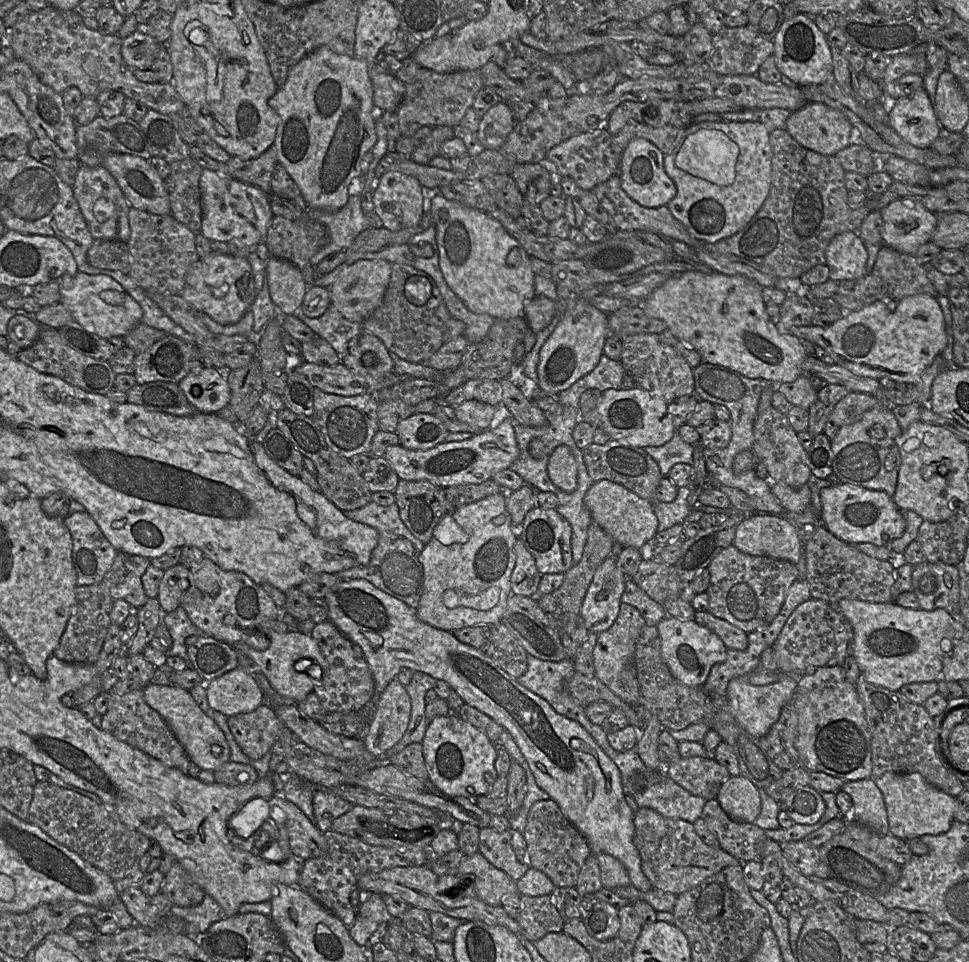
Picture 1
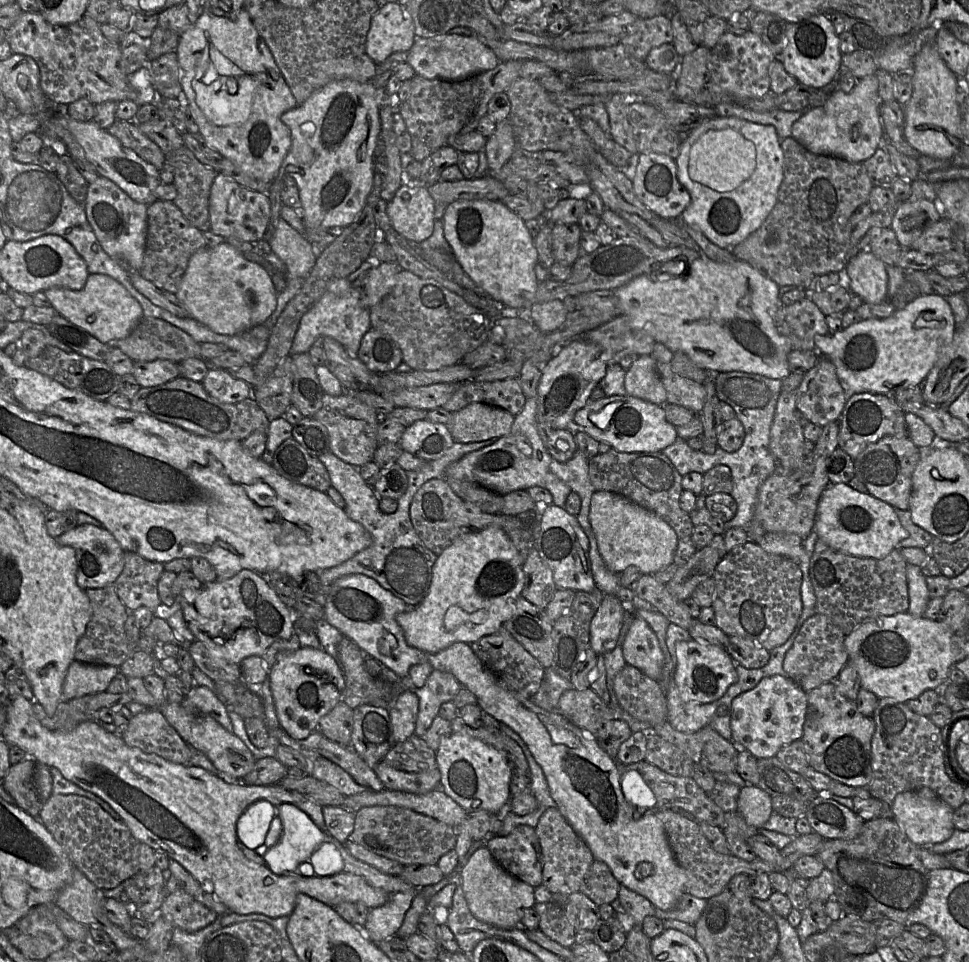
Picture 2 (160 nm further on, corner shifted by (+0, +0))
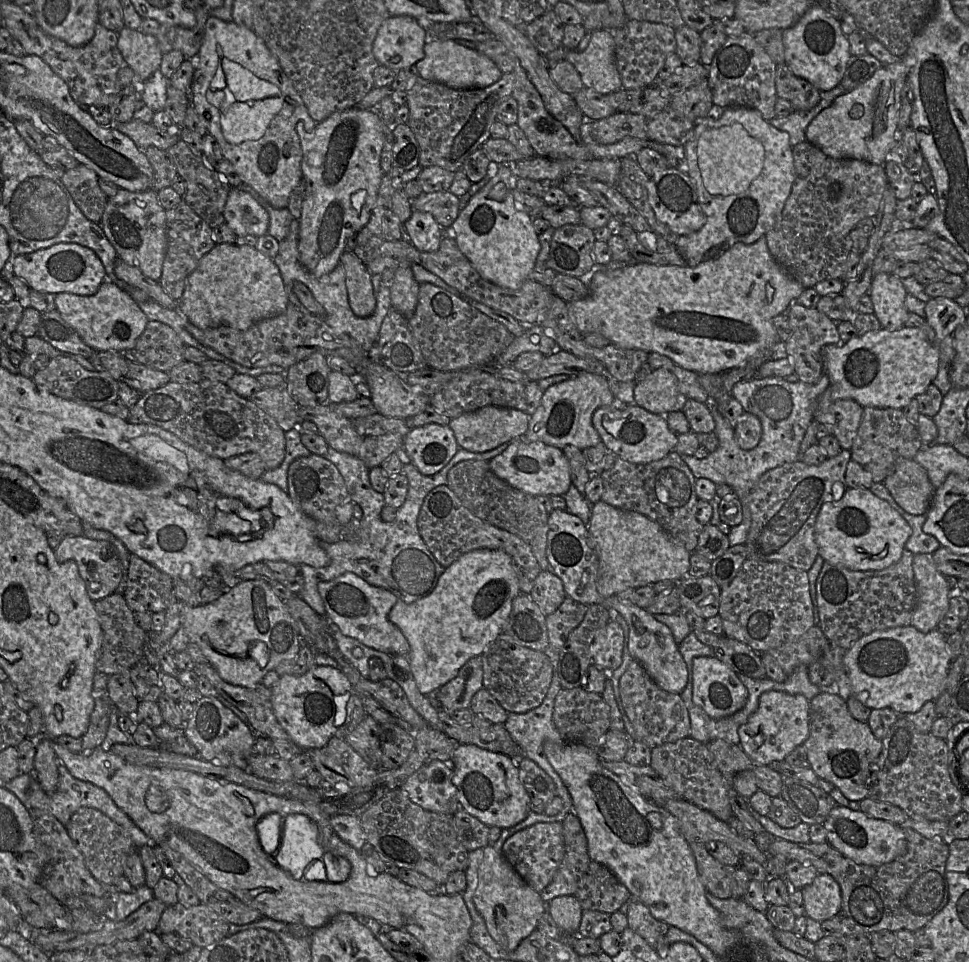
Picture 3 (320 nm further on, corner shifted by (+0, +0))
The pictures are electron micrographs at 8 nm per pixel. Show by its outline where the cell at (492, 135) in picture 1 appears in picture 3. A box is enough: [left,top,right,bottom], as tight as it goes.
[451,164,541,289]

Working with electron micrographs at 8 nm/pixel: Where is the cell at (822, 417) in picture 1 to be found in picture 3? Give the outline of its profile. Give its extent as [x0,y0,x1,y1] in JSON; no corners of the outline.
[746,449,852,571]

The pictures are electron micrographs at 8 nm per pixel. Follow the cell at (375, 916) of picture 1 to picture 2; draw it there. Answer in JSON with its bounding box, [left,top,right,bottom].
[363,856,467,943]

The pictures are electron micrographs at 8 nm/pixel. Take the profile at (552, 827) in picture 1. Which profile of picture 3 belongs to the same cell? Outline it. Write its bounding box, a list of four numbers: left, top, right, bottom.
[540,812,591,903]

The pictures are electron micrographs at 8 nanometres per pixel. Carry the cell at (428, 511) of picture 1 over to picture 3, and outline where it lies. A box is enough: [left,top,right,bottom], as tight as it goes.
[417,485,542,594]

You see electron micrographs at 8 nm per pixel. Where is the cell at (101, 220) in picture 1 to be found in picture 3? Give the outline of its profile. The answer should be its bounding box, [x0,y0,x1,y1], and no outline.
[100,188,167,281]

